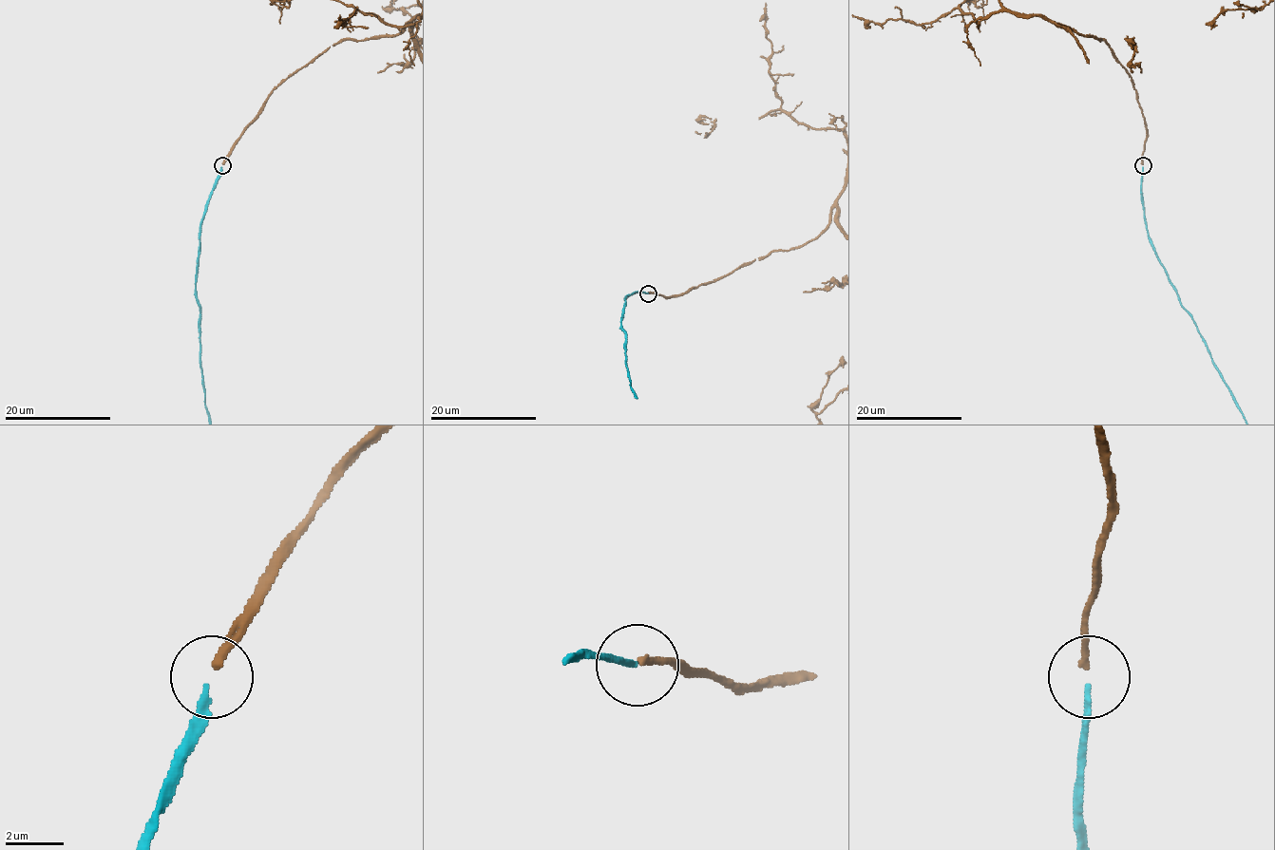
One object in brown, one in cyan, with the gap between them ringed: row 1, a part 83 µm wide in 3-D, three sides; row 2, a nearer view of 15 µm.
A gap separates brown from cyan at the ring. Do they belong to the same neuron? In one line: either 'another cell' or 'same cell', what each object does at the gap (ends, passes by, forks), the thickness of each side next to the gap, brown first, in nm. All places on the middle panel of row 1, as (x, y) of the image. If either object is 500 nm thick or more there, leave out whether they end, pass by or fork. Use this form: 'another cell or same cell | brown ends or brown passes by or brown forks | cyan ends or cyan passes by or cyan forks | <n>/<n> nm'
another cell | brown ends | cyan ends | 240/190 nm

